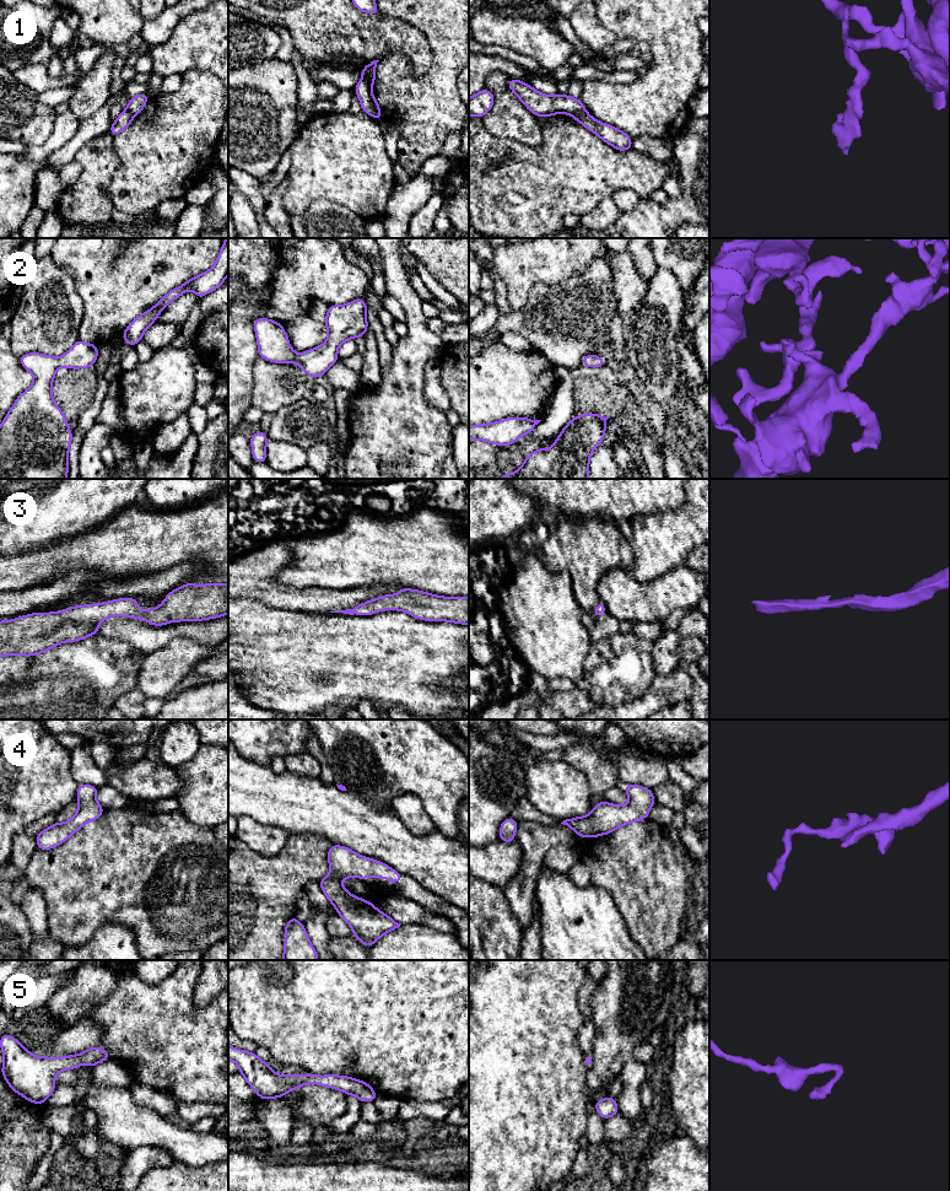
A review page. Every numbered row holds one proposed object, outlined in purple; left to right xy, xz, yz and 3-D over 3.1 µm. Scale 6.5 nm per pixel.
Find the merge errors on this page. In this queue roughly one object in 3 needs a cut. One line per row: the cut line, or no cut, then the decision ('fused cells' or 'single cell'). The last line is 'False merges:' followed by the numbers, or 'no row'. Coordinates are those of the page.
1: cut xz (371, 93), (371, 108), (374, 117); fused cells
2: cut none; single cell
3: cut none; single cell
4: cut none; single cell
5: cut none; single cell
False merges: 1

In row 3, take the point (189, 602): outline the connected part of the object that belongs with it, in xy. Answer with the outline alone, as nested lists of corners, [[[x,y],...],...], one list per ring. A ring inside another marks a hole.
[[[185,583],[169,592],[163,603],[151,610],[140,610],[137,600],[126,597],[88,605],[76,605],[55,613],[33,613],[15,620],[0,621],[0,657],[10,654],[34,656],[54,648],[61,642],[74,642],[98,634],[98,625],[112,615],[142,619],[162,626],[174,621],[199,621],[228,614],[228,583],[194,584]]]

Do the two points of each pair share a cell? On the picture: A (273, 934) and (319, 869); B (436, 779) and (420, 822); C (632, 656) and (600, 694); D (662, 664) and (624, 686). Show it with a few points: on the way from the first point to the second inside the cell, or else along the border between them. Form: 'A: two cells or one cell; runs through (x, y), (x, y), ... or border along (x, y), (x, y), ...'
A: one cell; runs through (273, 916), (274, 905), (301, 878)
B: two cells; border along (397, 798), (404, 795), (415, 795), (436, 826)
C: one cell; runs through (622, 666), (610, 678), (608, 684)
D: two cells; border along (652, 642), (653, 667), (657, 673)

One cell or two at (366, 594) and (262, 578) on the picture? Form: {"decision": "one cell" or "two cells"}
{"decision": "one cell"}

